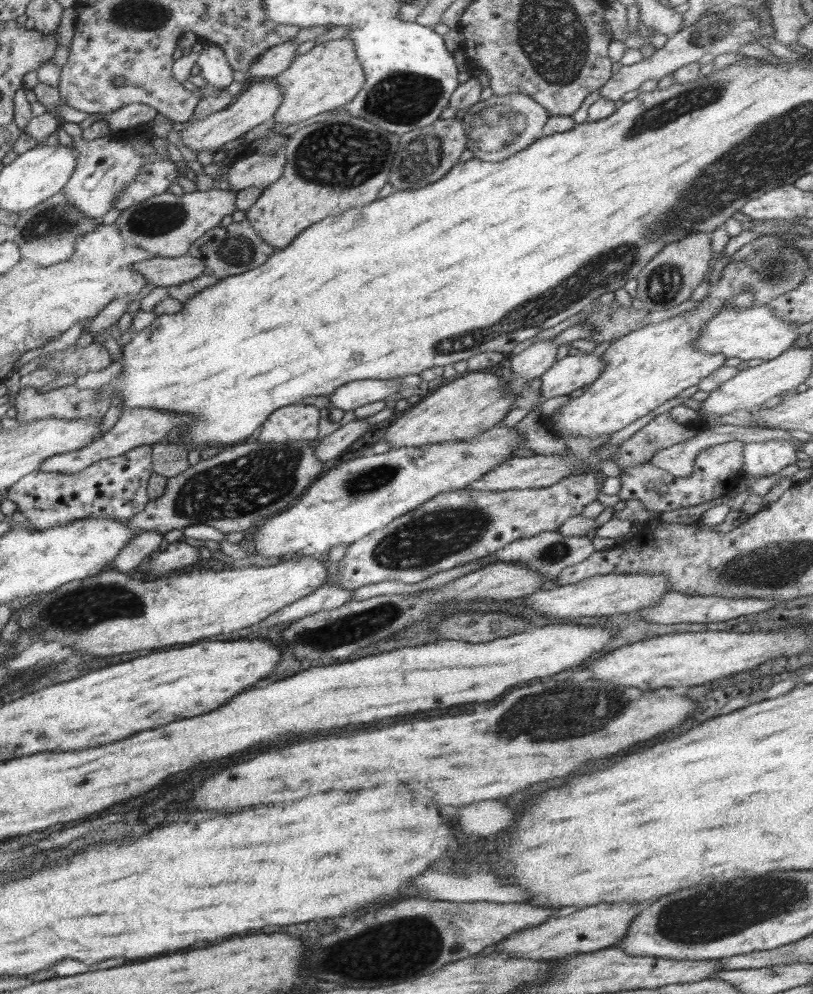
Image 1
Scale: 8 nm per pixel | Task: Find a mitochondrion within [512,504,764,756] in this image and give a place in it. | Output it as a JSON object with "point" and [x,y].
{"point":[555,552]}

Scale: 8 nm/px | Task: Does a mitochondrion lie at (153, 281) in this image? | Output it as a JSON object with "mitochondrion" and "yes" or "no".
{"mitochondrion":"no"}

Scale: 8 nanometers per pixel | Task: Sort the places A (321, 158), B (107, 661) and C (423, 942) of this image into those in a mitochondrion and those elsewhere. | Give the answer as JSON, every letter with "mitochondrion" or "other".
{"A":"mitochondrion","B":"other","C":"mitochondrion"}

